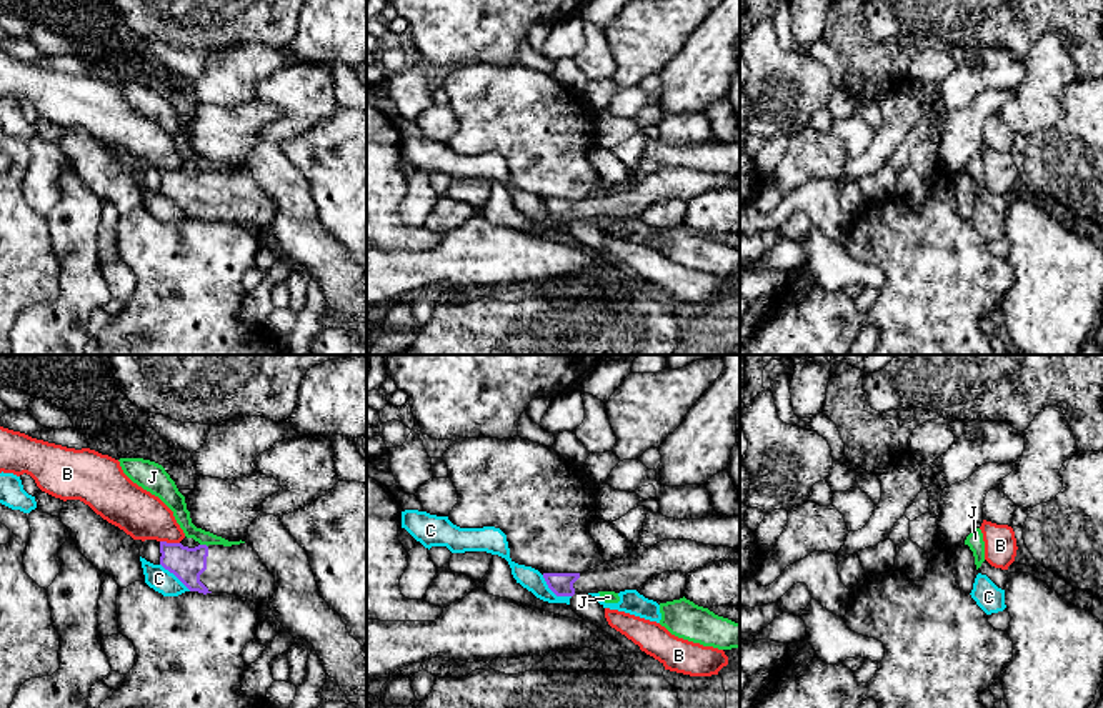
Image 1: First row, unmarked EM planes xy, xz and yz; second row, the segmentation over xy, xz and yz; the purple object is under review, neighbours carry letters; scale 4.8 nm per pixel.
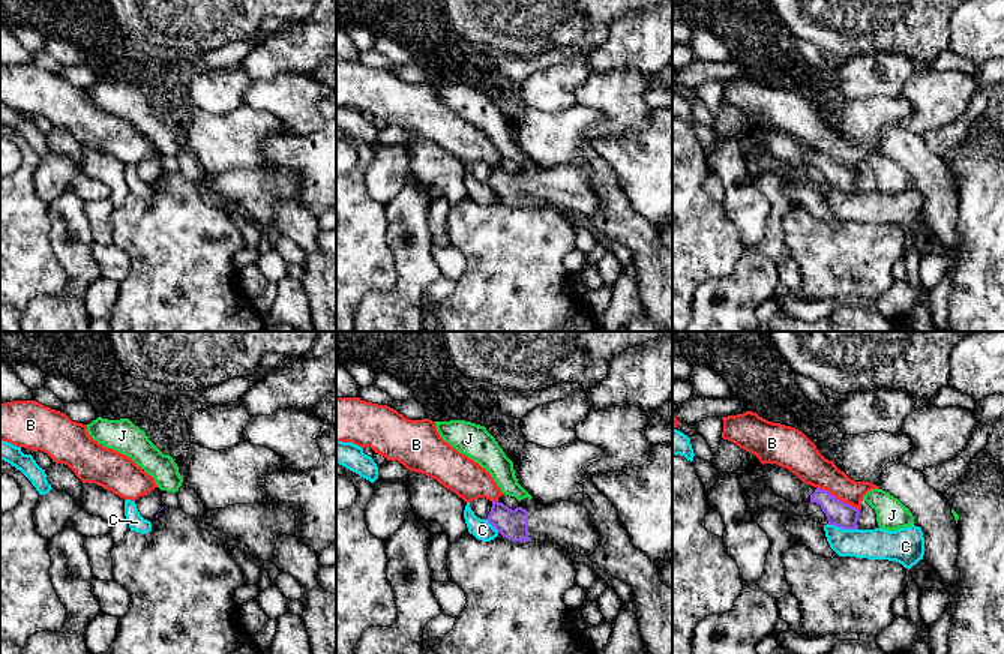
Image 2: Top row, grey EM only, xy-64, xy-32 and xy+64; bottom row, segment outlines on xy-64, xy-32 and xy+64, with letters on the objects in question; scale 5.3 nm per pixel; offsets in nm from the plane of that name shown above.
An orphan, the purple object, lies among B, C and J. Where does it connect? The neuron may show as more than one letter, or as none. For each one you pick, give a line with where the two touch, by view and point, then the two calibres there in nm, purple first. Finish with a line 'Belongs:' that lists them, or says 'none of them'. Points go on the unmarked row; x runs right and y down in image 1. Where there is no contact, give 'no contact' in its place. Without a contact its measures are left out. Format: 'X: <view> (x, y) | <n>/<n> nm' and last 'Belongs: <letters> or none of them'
Belongs: none of them

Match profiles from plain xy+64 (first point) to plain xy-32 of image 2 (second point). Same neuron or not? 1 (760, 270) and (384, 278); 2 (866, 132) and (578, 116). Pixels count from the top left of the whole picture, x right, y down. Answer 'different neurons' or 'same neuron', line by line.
1: different neurons
2: same neuron

